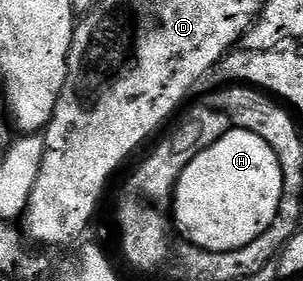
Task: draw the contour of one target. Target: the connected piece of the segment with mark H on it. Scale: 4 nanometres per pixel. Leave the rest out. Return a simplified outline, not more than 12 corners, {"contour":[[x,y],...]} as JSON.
{"contour":[[231,129],[180,173],[174,227],[240,249],[273,223],[283,181],[262,137]]}

